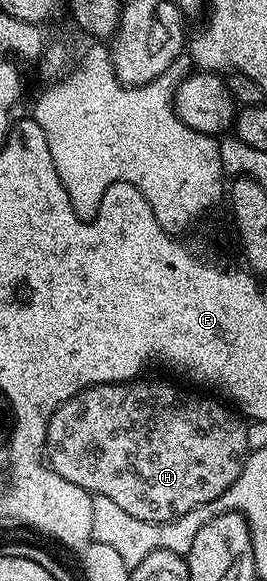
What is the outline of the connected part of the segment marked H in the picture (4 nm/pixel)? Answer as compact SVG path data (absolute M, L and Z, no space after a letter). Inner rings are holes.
M141 381L112 382L80 390L51 416L43 454L49 469L70 487L115 500L115 504L119 504L127 516L135 516L135 520L170 522L172 518L221 498L223 492L235 484L251 453L247 444L247 425L216 397L200 398L169 382Z

